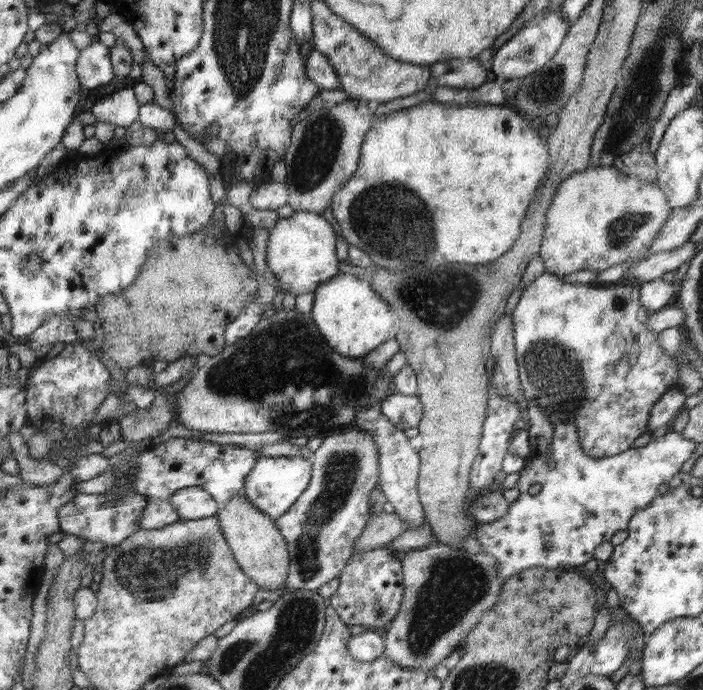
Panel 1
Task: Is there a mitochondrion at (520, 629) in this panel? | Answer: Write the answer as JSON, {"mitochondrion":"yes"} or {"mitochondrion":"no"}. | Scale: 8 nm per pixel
{"mitochondrion":"no"}

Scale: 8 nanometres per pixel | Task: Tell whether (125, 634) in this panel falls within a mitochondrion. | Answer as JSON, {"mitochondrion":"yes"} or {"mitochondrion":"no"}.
{"mitochondrion":"no"}

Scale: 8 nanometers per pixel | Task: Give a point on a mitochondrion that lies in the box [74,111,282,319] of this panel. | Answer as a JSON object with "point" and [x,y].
{"point":[137,191]}

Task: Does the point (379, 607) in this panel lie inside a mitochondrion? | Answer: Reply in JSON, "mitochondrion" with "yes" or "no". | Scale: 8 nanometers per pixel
{"mitochondrion":"yes"}

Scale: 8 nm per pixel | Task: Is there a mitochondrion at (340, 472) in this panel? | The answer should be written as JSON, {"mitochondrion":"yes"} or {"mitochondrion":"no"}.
{"mitochondrion":"yes"}

